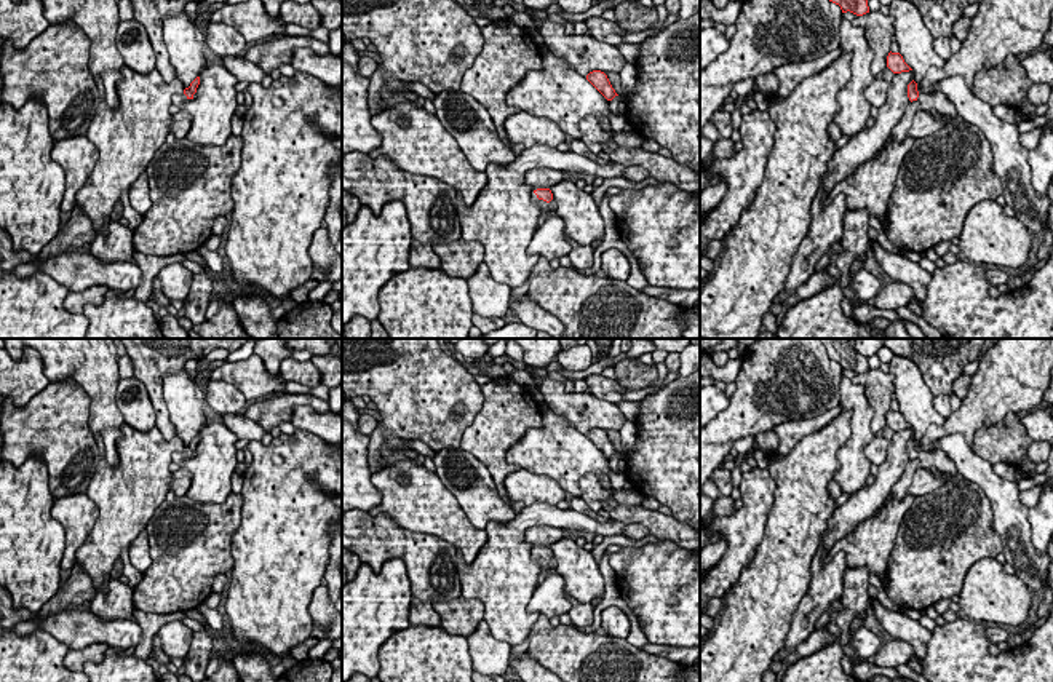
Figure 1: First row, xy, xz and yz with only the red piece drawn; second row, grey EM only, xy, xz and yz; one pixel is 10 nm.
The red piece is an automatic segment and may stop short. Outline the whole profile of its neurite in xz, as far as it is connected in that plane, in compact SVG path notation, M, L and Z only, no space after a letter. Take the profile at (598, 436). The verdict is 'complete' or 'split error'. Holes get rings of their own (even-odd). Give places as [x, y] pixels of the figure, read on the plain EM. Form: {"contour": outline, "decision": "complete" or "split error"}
{"contour": "M593 428L586 433L586 438L607 457L612 458L615 454L615 447L612 446L607 433L601 428Z", "decision": "complete"}

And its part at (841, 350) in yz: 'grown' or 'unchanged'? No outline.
unchanged

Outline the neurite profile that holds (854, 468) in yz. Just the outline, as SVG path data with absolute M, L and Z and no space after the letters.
M840 377L840 401L852 410L850 439L837 450L839 468L832 473L832 481L842 492L856 494L866 486L871 474L871 462L864 455L866 446L876 438L871 430L874 410L869 406L864 387L856 385L848 377Z

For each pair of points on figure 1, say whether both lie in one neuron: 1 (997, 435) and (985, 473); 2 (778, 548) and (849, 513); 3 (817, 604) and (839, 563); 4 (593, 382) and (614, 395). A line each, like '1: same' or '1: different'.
1: different
2: different
3: same
4: same

